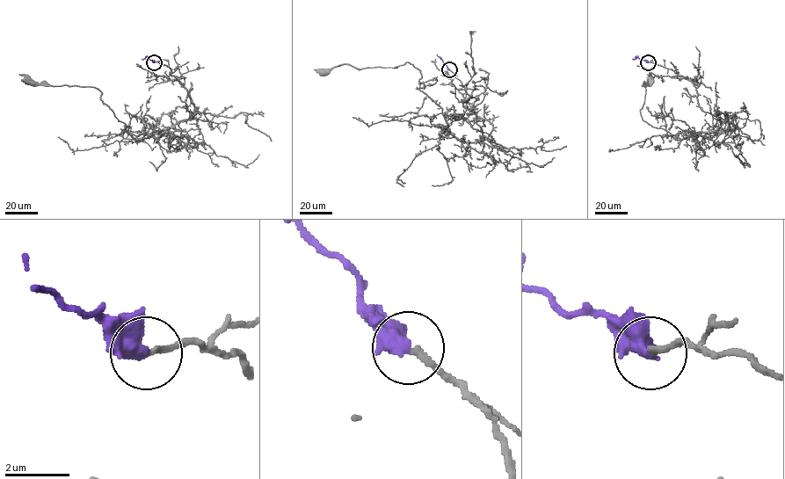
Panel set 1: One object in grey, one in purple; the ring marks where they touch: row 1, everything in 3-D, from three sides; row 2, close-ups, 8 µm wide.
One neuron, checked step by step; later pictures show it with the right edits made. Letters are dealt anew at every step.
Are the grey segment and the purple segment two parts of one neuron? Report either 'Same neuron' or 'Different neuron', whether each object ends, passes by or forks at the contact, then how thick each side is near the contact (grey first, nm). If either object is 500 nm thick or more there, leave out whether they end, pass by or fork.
Same neuron. At the ring grey ends. At the ring purple ends. Thickness 180 nm (grey) against 480 nm

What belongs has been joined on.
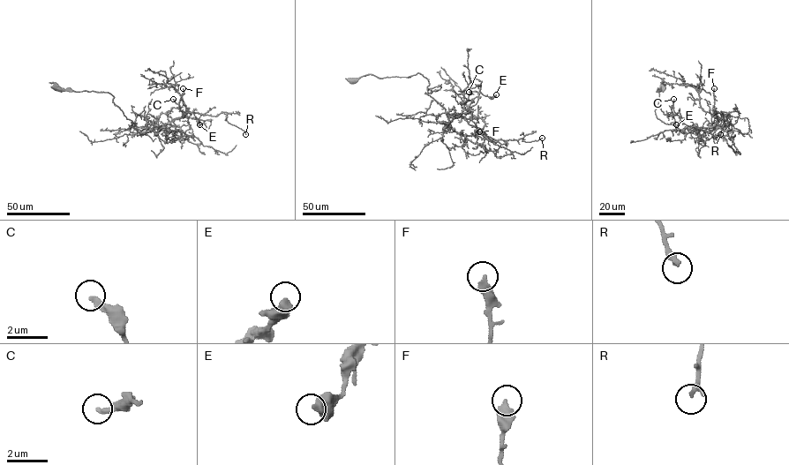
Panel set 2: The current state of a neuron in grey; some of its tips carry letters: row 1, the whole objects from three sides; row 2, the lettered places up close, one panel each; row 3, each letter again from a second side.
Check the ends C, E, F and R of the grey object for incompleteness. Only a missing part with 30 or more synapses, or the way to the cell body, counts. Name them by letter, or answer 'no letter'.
no letter

